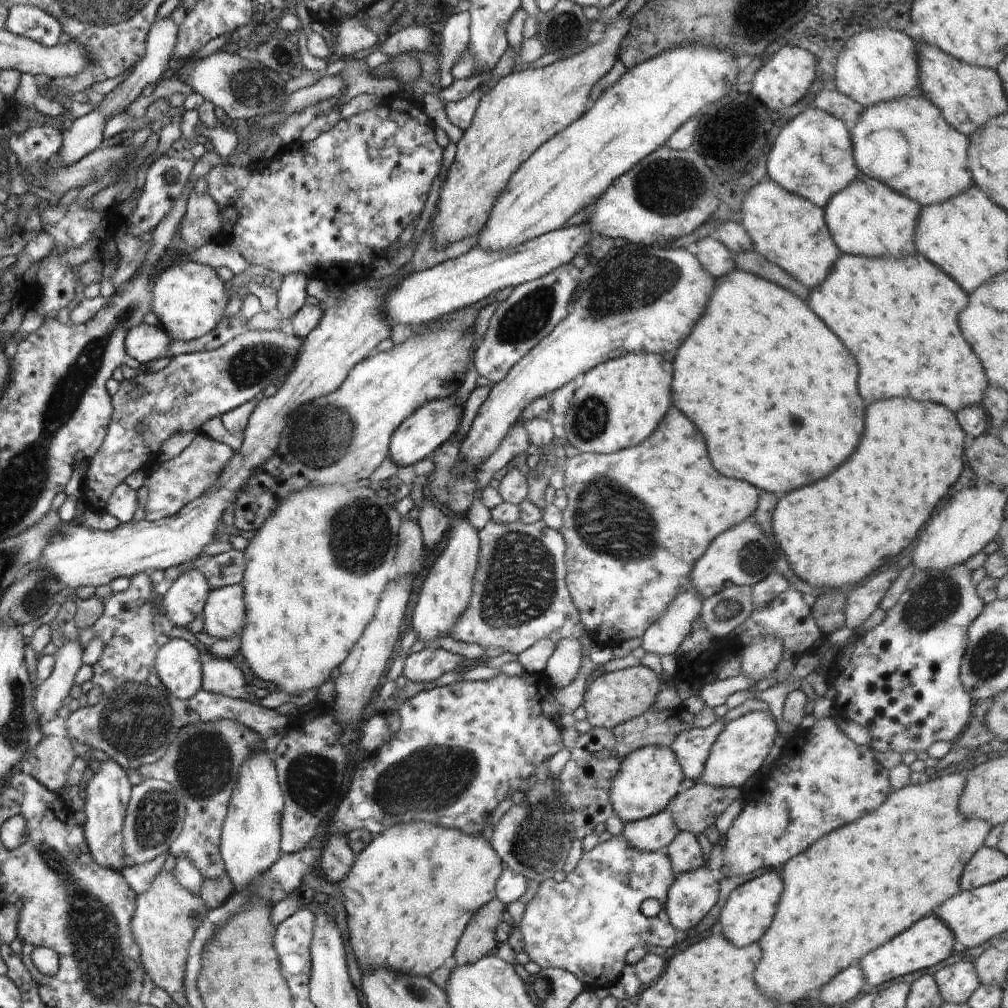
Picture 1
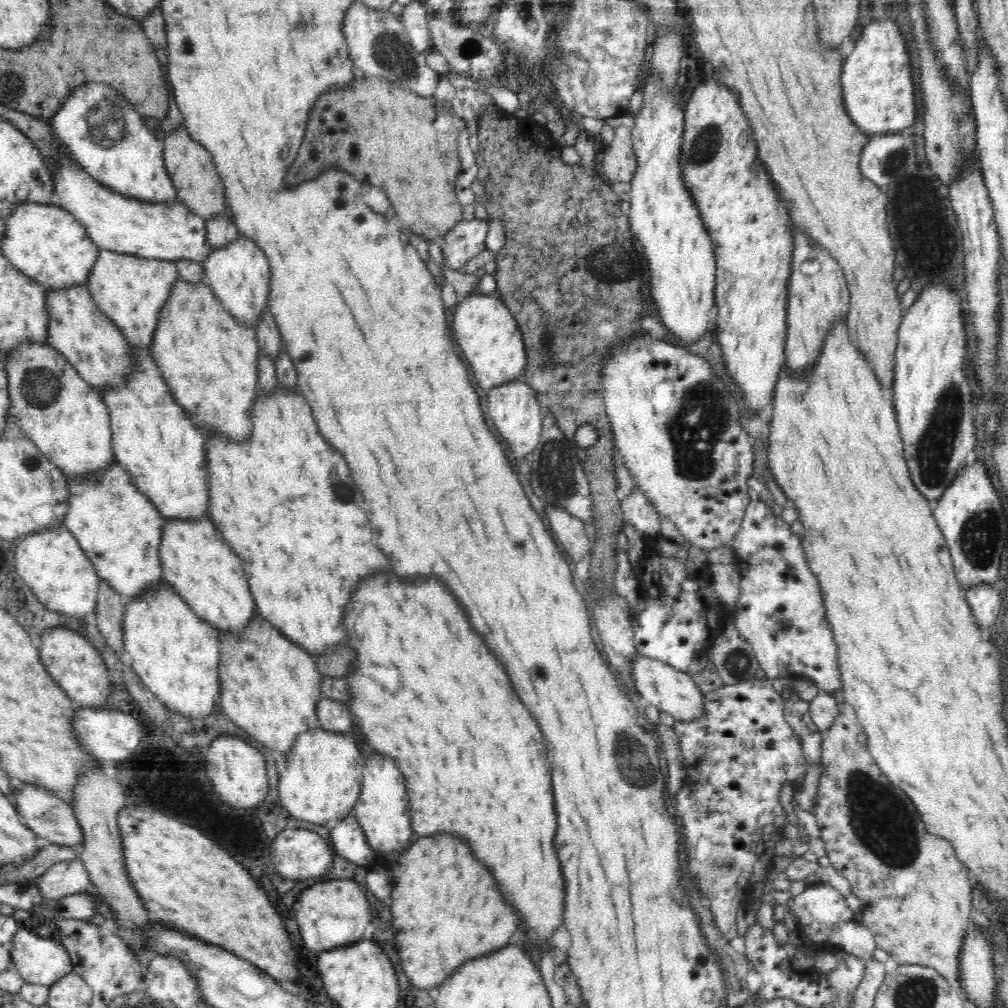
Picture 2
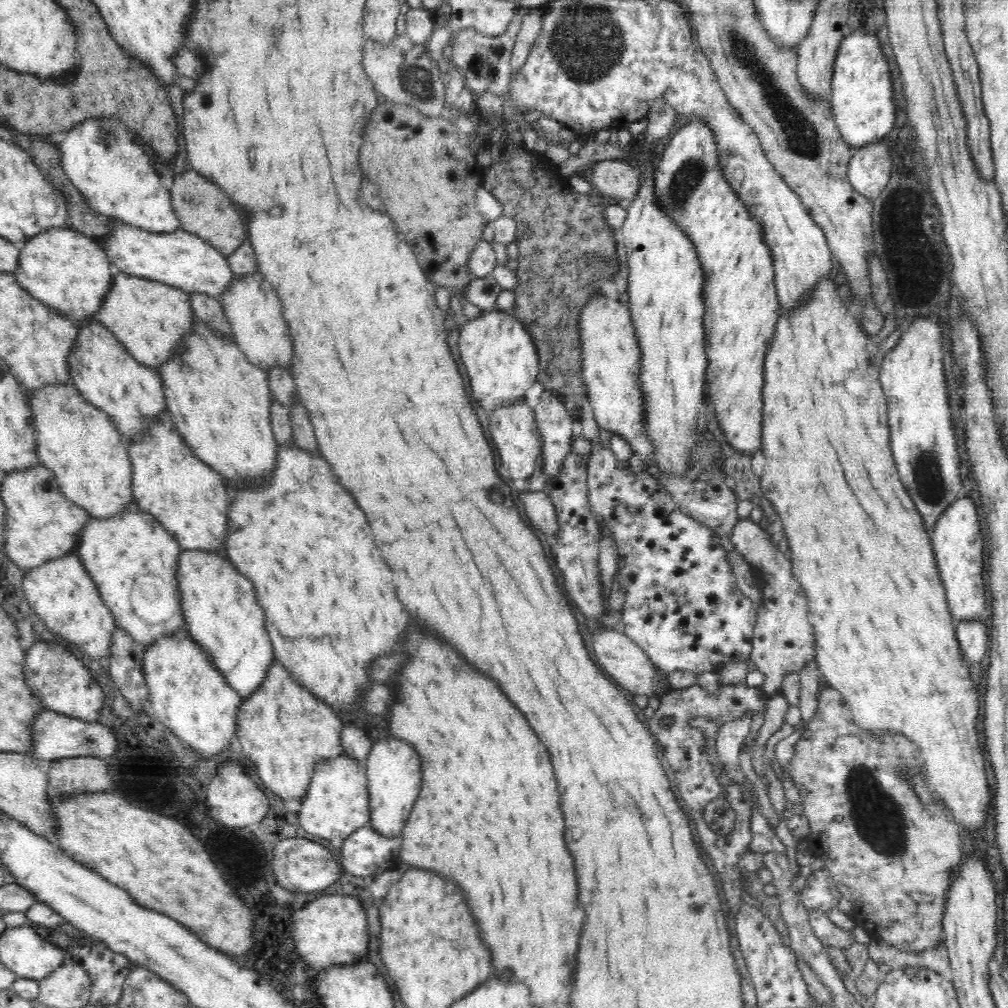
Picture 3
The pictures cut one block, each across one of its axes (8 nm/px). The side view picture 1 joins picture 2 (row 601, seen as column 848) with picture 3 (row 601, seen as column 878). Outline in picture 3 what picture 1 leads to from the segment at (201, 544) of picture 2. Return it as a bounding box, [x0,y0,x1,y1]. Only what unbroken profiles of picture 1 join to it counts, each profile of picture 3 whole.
[178,550,274,699]

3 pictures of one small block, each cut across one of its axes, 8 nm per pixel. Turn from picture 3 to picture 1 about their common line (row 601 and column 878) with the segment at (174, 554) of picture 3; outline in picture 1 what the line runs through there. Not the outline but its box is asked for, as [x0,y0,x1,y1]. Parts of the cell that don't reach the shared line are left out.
[849,97,975,206]

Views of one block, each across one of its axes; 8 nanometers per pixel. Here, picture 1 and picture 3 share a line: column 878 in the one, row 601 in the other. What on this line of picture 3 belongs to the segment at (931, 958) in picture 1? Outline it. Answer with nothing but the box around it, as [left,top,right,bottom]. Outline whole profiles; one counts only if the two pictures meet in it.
[930,494,986,621]

